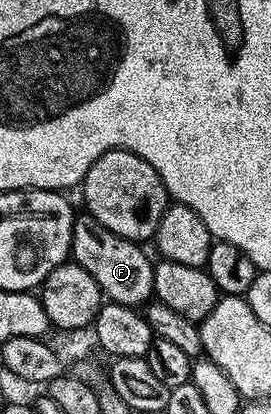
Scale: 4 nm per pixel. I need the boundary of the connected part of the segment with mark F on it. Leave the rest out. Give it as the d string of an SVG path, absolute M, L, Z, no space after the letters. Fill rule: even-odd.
M87 213L77 214L72 220L71 258L98 281L101 296L109 303L140 309L153 298L156 269L153 260L148 260L140 247L143 246L139 242L110 233L110 229Z

